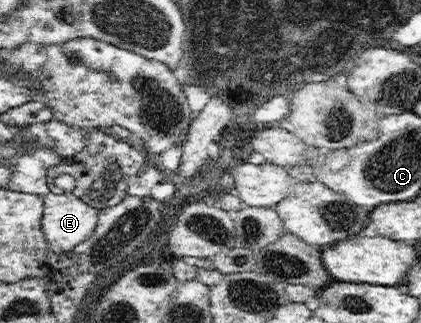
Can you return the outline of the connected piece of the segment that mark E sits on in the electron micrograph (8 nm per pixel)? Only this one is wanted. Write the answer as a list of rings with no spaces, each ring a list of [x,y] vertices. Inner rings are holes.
[[[72,192],[50,193],[42,199],[44,212],[40,227],[49,252],[70,252],[95,232],[99,210]]]

